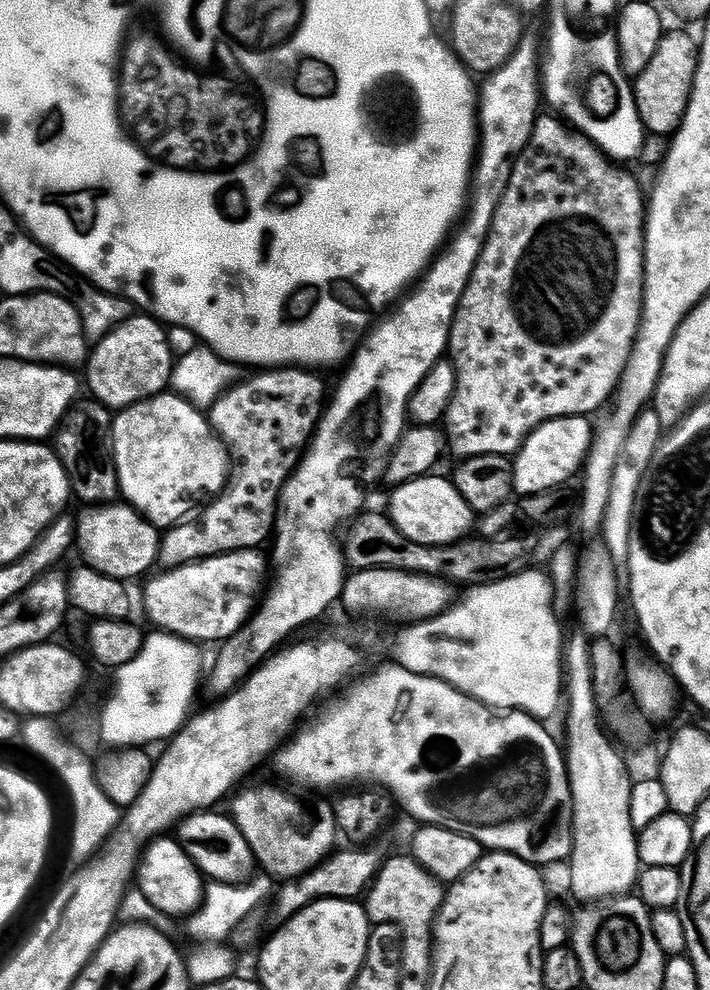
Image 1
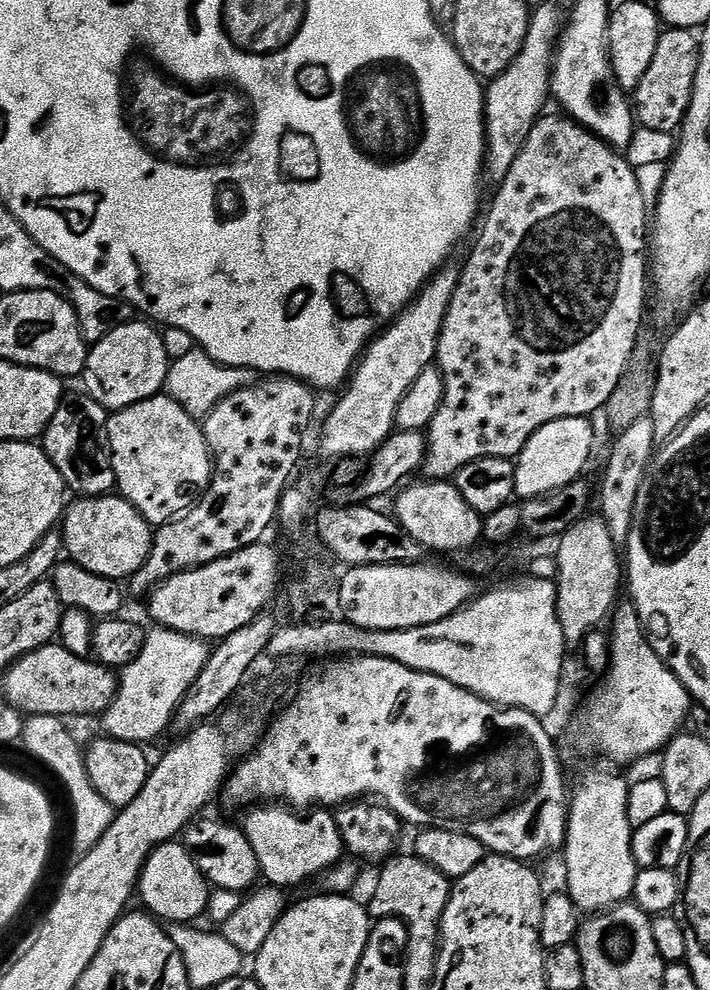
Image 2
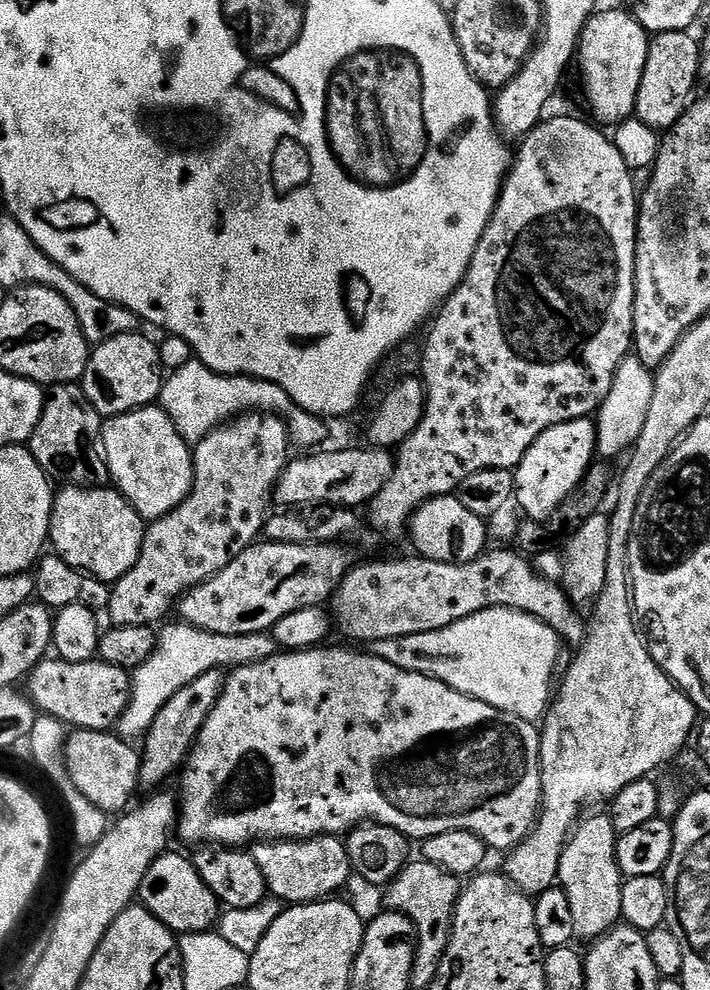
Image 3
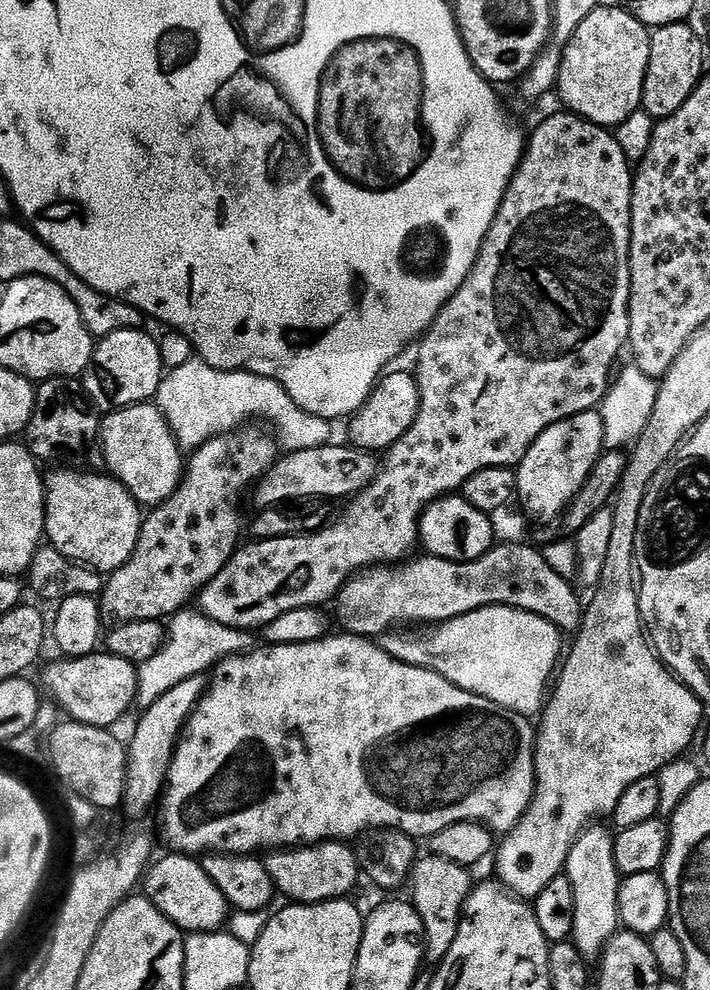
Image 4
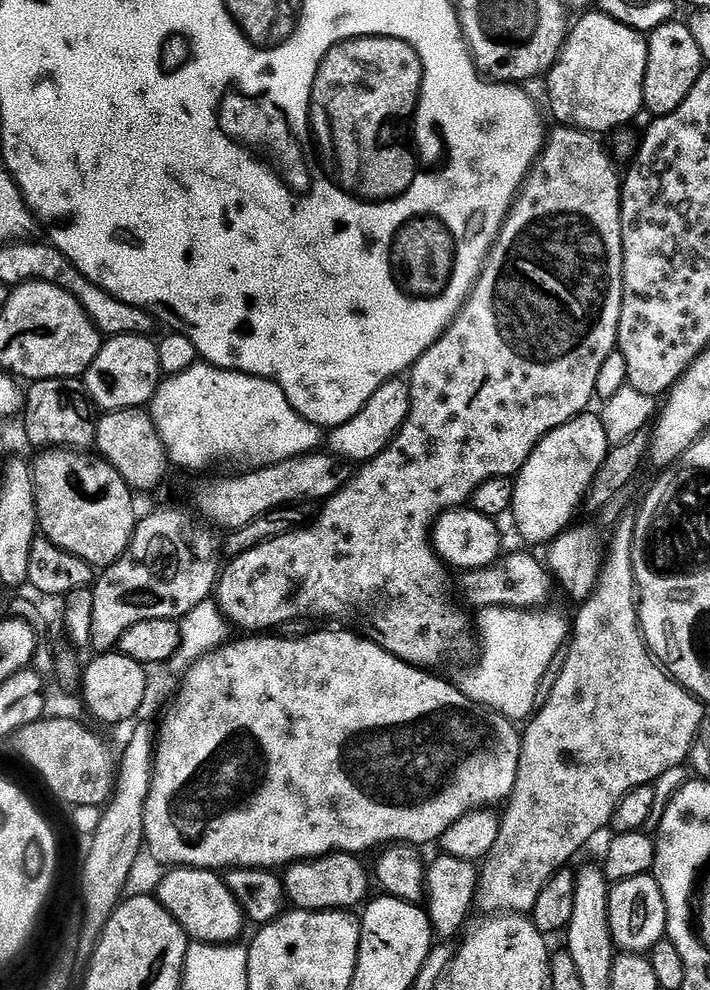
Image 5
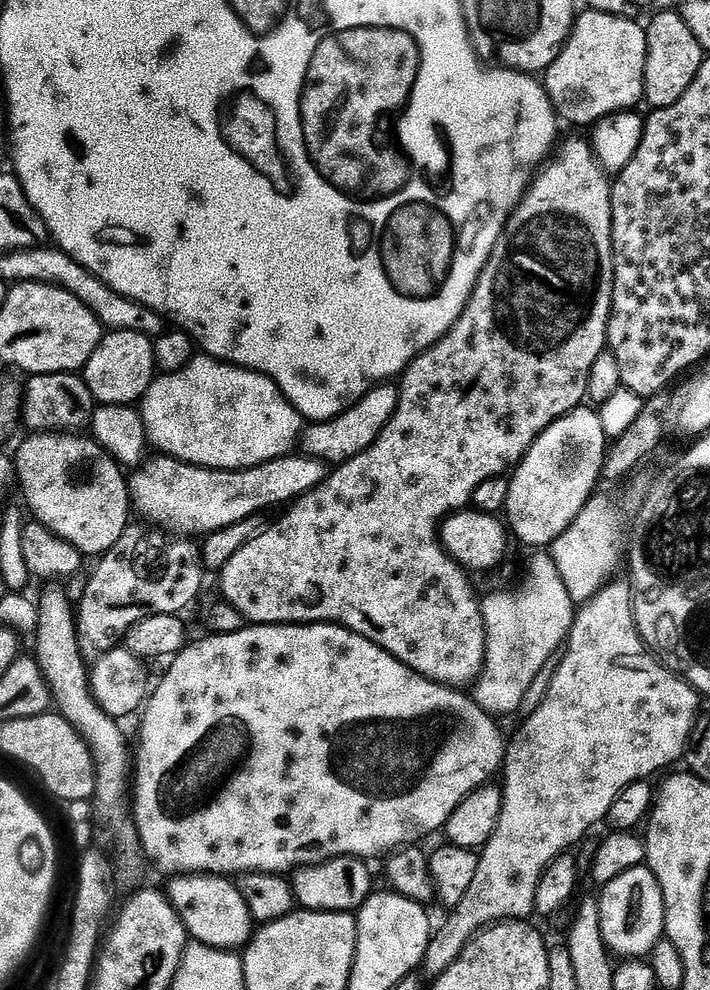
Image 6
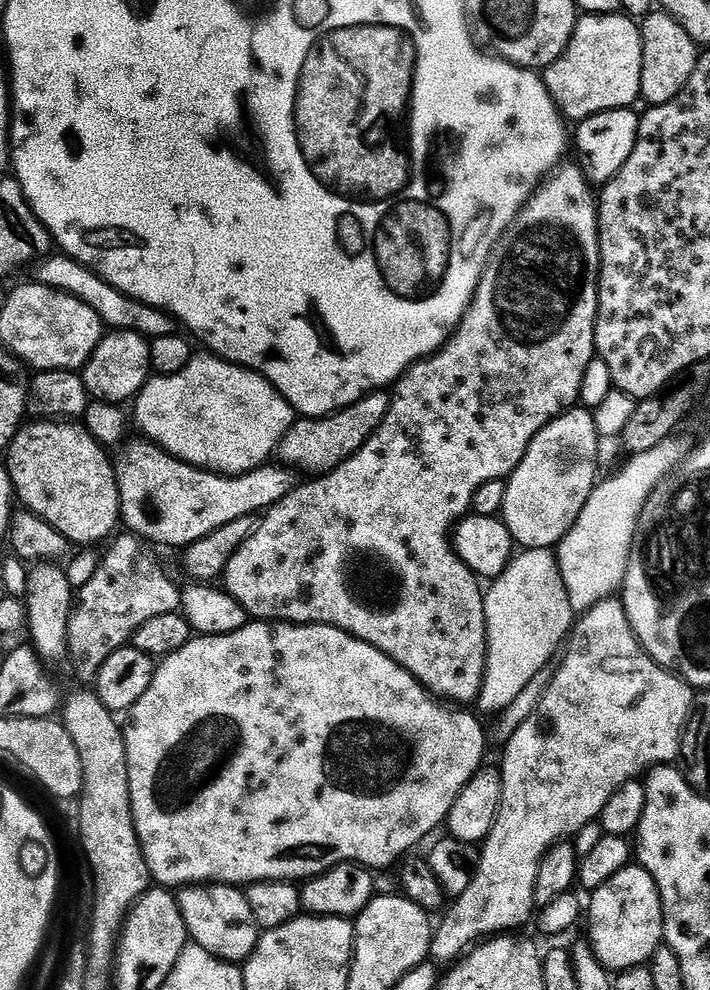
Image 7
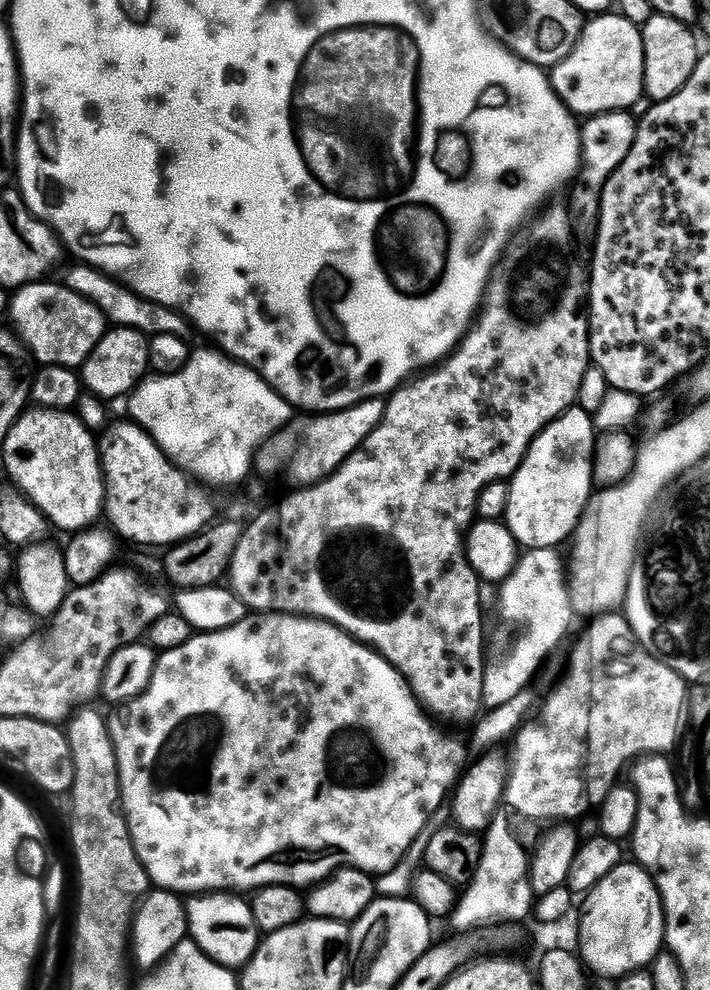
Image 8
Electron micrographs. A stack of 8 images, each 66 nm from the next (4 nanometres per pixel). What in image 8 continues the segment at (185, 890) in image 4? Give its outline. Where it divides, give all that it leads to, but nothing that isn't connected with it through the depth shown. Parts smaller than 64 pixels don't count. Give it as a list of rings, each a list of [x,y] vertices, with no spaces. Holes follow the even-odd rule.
[[[227,892],[196,894],[187,901],[186,907],[191,939],[196,941],[196,945],[210,959],[218,962],[223,968],[233,970],[243,969],[244,965],[252,961],[252,955],[260,946],[262,933],[256,927],[252,905],[247,899]]]

